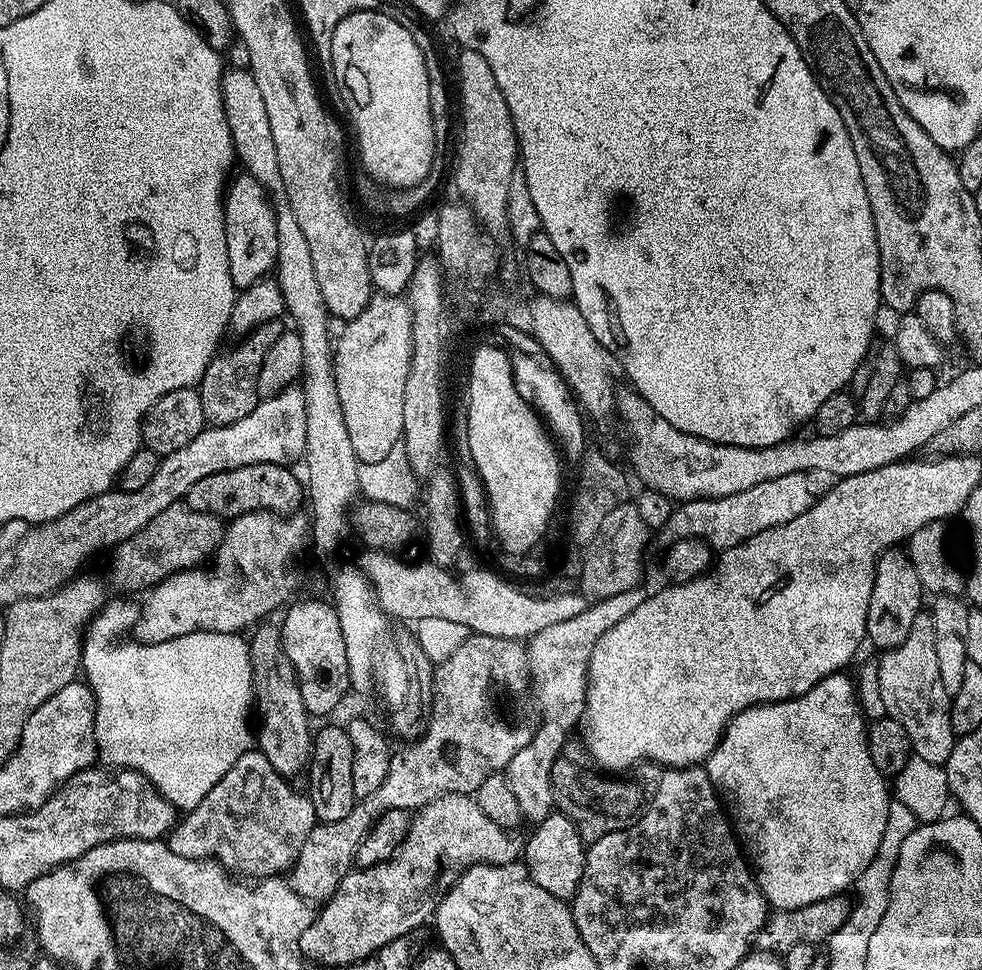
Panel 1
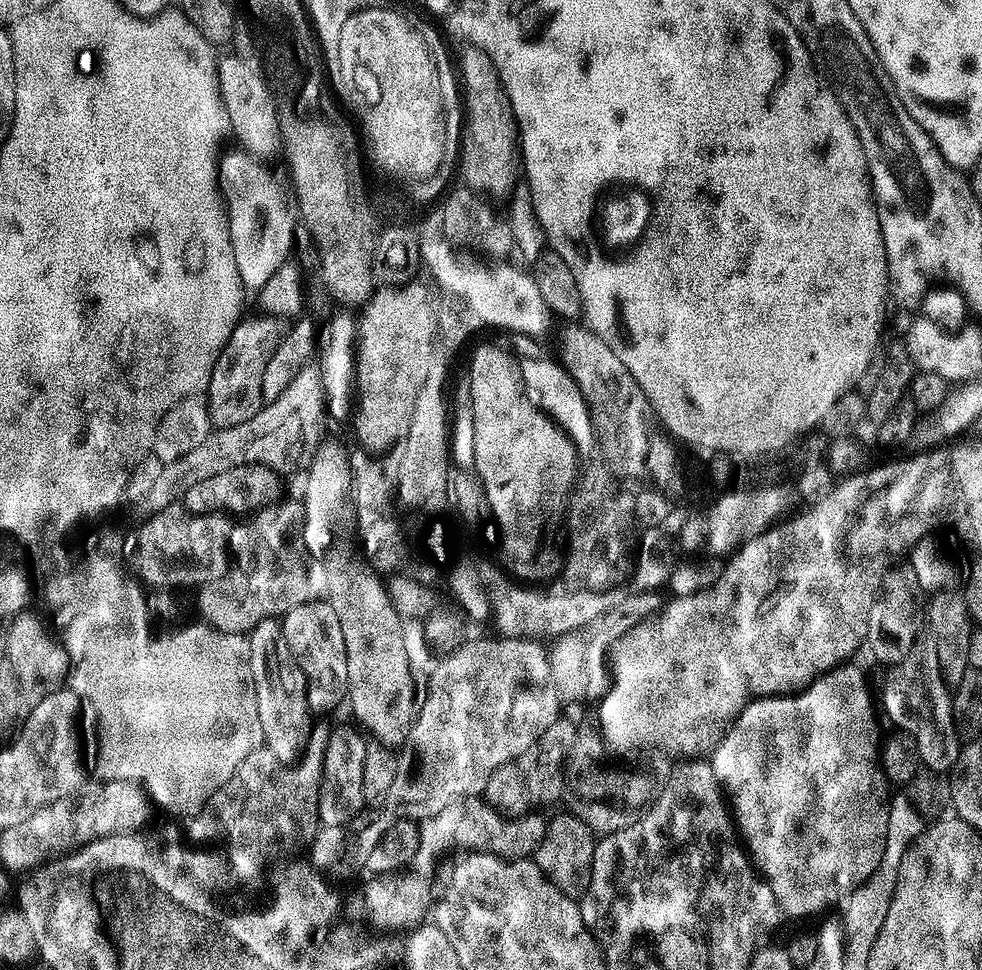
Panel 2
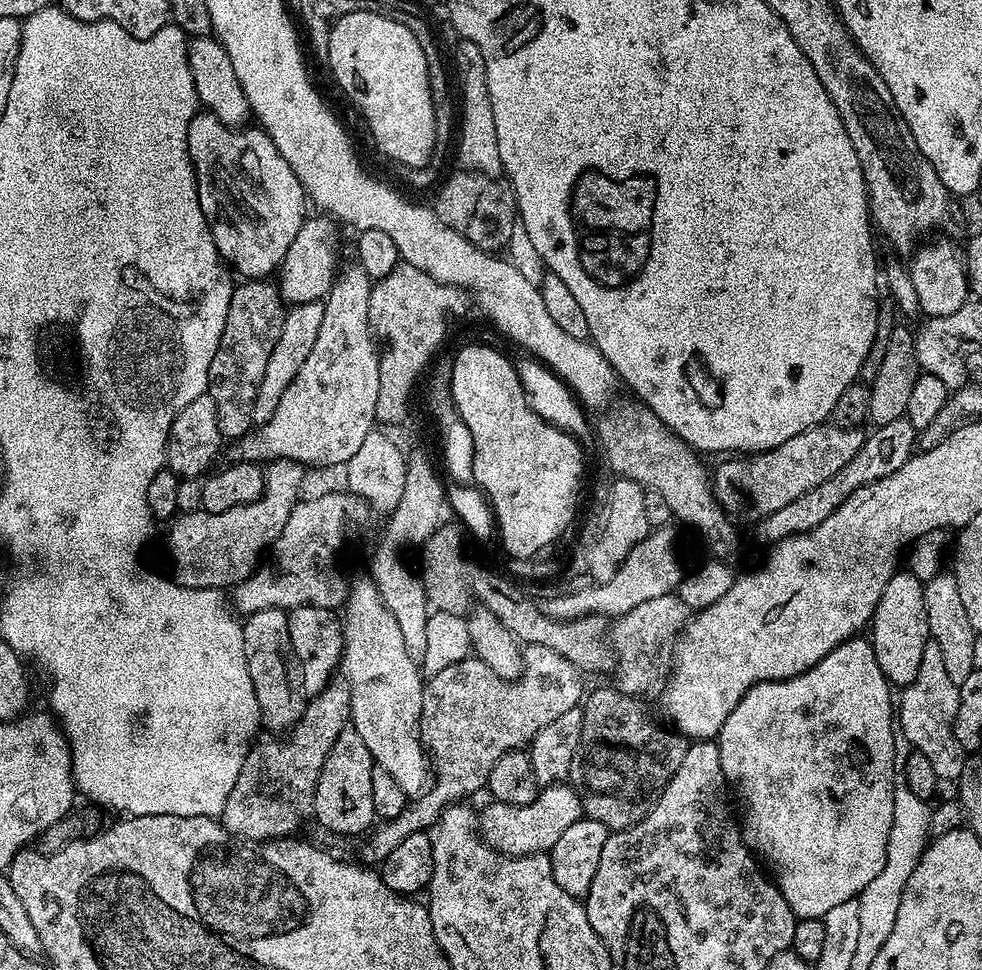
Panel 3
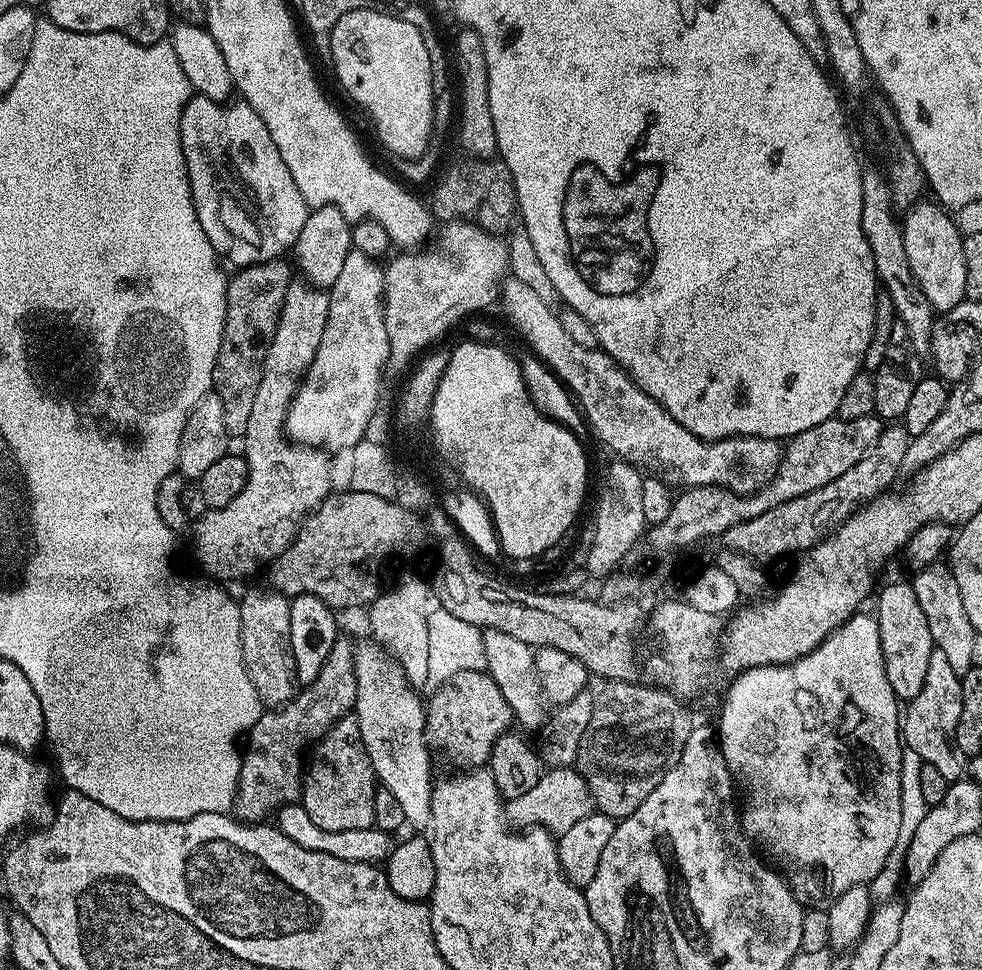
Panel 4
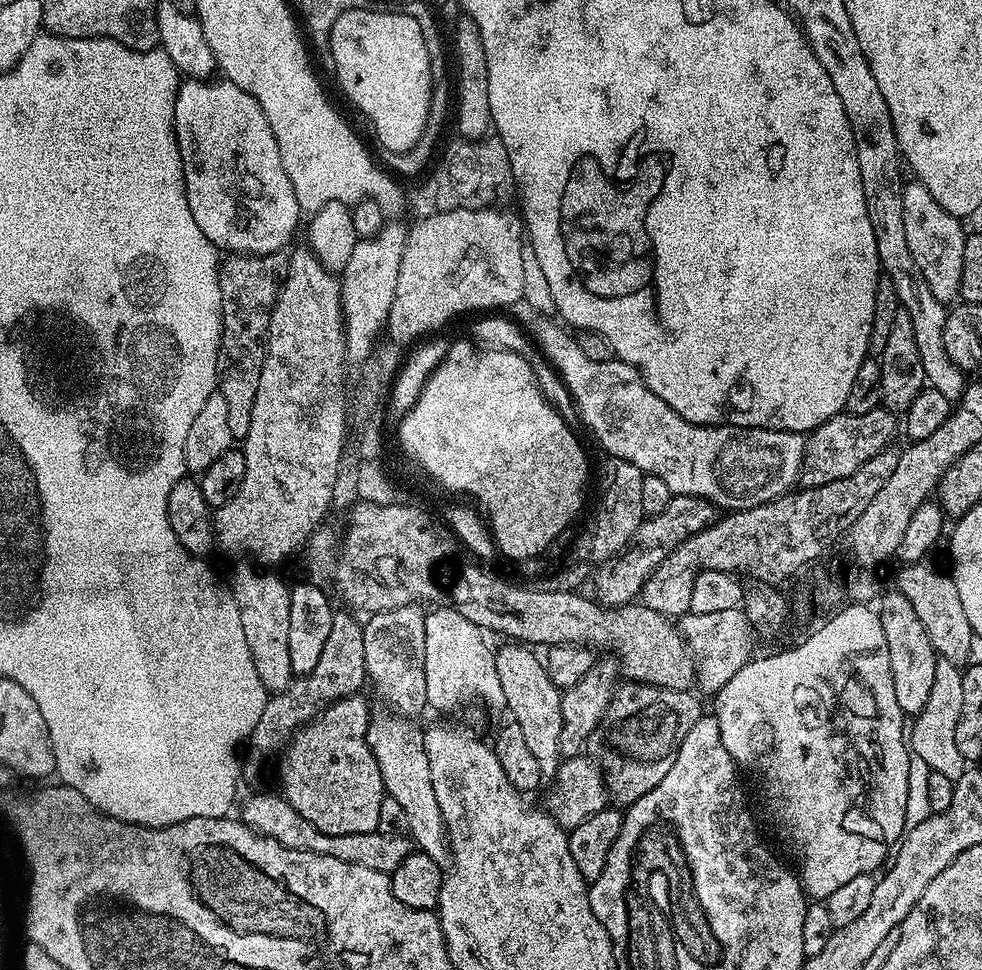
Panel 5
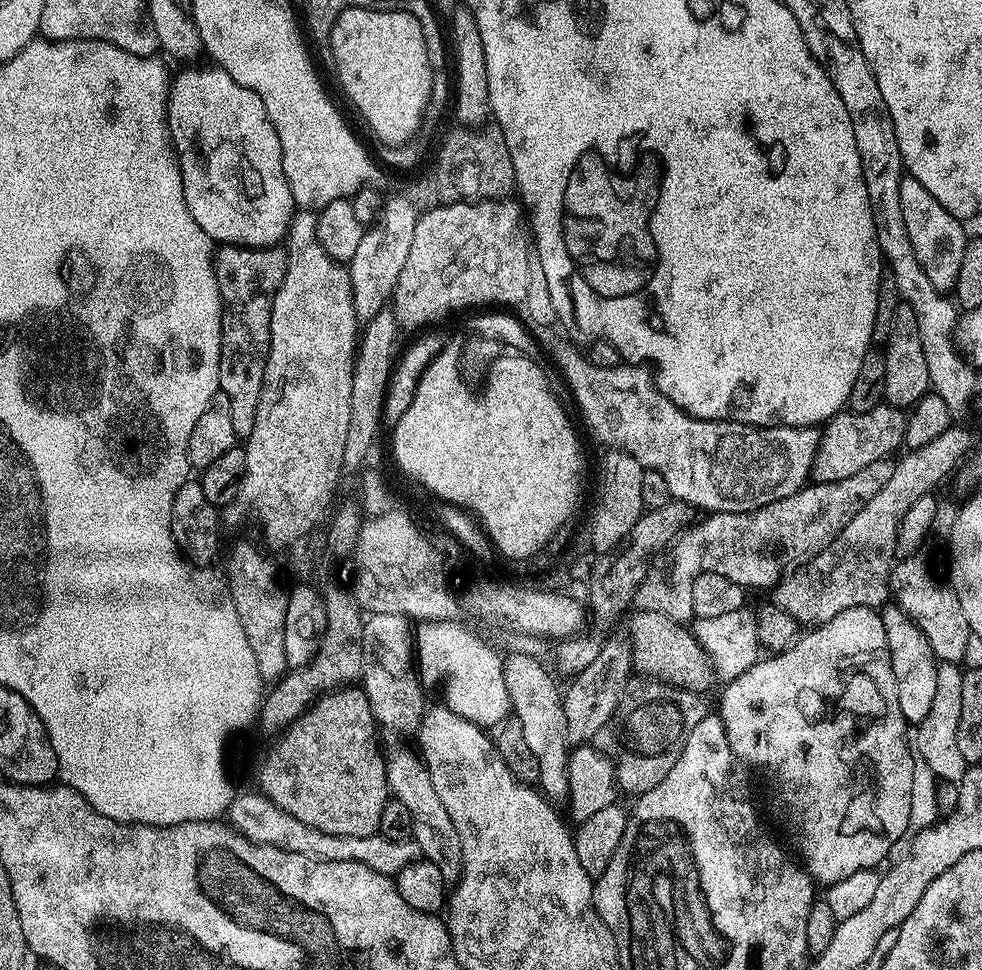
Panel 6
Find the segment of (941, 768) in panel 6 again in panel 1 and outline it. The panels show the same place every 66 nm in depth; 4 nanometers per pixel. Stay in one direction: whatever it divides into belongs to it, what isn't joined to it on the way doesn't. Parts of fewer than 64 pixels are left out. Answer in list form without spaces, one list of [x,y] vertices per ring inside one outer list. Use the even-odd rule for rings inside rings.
[[[921,614],[916,617],[910,634],[902,646],[885,651],[876,668],[876,684],[880,687],[883,710],[905,730],[911,751],[918,758],[943,766],[950,758],[958,739],[950,722],[950,697],[942,686],[938,674],[938,654],[934,651],[934,626],[932,617]]]

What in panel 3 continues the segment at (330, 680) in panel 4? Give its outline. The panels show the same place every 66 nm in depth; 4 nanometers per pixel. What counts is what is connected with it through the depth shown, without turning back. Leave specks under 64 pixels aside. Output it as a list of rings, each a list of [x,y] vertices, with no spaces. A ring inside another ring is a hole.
[[[334,678],[307,701],[304,713],[287,735],[268,738],[272,740],[257,739],[242,762],[238,782],[234,782],[230,798],[226,798],[226,806],[220,811],[218,819],[225,830],[243,840],[257,842],[283,840],[299,833],[296,831],[300,823],[312,816],[324,756],[330,754],[338,734],[349,727],[351,714],[350,686],[347,680]]]

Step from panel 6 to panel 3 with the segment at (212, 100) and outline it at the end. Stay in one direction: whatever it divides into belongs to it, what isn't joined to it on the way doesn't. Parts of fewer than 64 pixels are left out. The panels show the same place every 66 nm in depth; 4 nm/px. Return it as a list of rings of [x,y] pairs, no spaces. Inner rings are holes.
[[[201,111],[188,127],[188,156],[192,160],[192,167],[197,170],[225,168],[228,171],[228,181],[224,184],[228,192],[214,197],[212,204],[204,204],[204,217],[212,226],[212,237],[221,257],[237,273],[240,271],[241,277],[268,278],[279,269],[281,262],[286,258],[286,250],[290,250],[290,242],[294,242],[294,234],[298,234],[304,224],[306,193],[294,170],[290,170],[290,162],[286,162],[286,158],[278,154],[278,146],[274,146],[264,129],[259,126],[250,127],[232,127],[221,122],[210,111]]]

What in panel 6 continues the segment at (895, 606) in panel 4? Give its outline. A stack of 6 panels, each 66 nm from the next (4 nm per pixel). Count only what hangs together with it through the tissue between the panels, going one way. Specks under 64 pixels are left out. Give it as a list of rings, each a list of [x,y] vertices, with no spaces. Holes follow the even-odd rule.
[[[888,606],[883,609],[886,626],[886,646],[890,646],[890,666],[894,670],[894,687],[898,690],[898,707],[902,710],[905,725],[918,726],[926,714],[930,714],[930,705],[934,703],[934,694],[938,679],[938,661],[926,634],[901,608]]]

